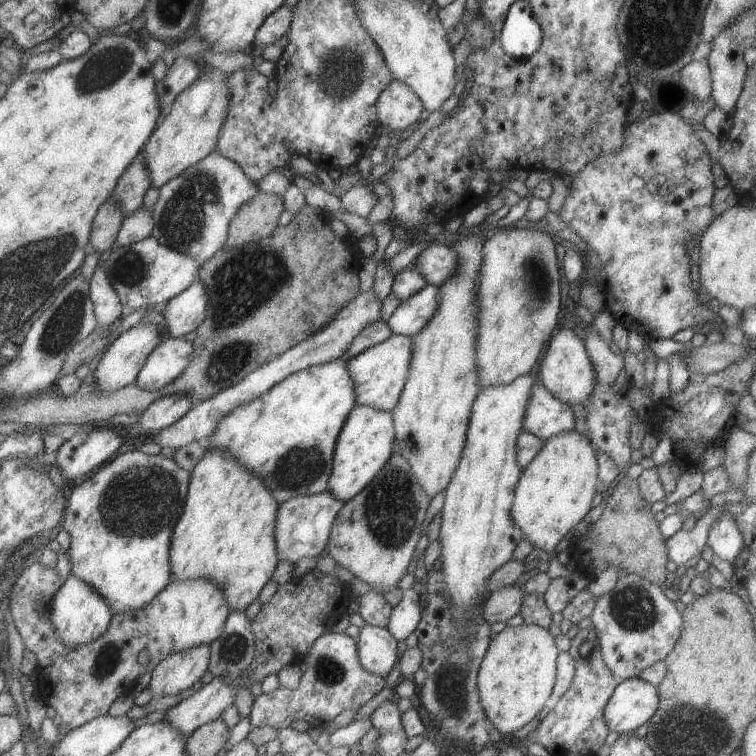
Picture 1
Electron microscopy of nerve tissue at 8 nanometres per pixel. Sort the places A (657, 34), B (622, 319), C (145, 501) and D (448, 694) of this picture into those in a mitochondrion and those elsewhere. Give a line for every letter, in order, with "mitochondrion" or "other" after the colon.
A: mitochondrion
B: other
C: mitochondrion
D: mitochondrion

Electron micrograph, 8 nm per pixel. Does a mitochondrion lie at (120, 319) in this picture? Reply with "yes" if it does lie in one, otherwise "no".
no

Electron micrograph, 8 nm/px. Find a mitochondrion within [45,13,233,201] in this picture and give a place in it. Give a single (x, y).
(110, 64)

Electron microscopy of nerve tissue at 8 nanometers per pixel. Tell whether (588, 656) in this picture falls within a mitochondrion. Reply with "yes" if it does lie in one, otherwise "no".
no

